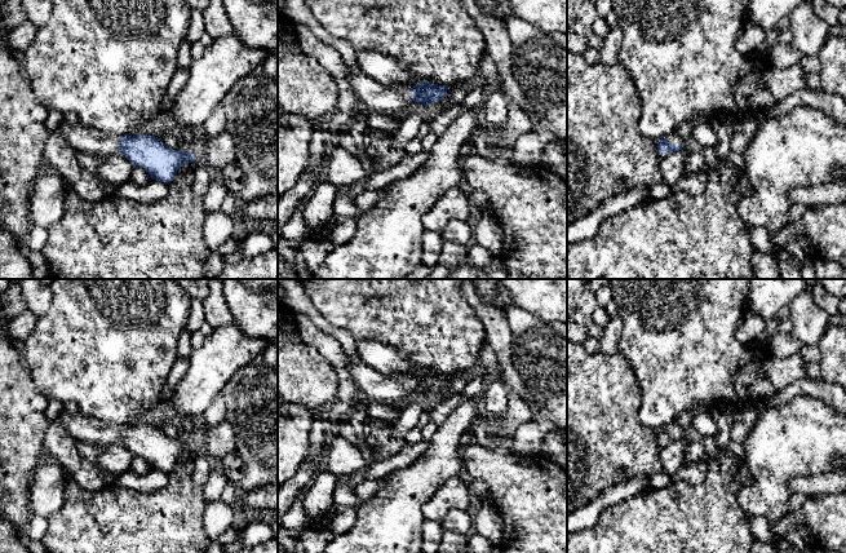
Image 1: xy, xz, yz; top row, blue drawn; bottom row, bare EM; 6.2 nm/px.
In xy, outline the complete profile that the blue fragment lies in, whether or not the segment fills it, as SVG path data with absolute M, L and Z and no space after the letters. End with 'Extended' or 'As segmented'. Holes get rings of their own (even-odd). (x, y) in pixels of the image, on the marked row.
M66 121L58 132L77 151L120 152L134 165L142 167L151 180L168 185L183 164L196 163L192 151L169 149L161 138L147 134L118 136Z. Extended

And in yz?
M676 132L656 143L660 154L669 154L685 149L685 140Z. Extended

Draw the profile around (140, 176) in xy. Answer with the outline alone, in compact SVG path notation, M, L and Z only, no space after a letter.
M134 165L130 181L137 185L146 185L151 180L149 172L146 172L142 167Z

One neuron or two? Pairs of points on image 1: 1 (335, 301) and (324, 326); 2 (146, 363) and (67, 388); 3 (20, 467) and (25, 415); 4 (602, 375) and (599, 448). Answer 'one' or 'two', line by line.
1: two
2: one
3: one
4: one

